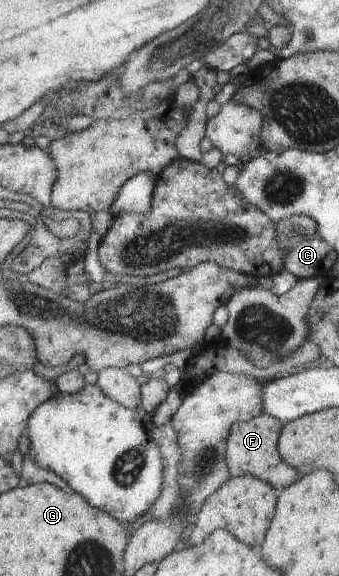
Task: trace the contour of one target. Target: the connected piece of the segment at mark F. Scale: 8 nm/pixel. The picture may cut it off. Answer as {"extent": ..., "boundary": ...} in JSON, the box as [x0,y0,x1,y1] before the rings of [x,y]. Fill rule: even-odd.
{"extent":[229,413,301,491],"boundary":[[[264,413],[250,421],[241,421],[233,427],[229,438],[229,470],[233,477],[256,475],[265,482],[272,483],[282,491],[295,484],[301,477],[298,468],[291,466],[281,454],[281,439],[286,424],[273,415]]]}

